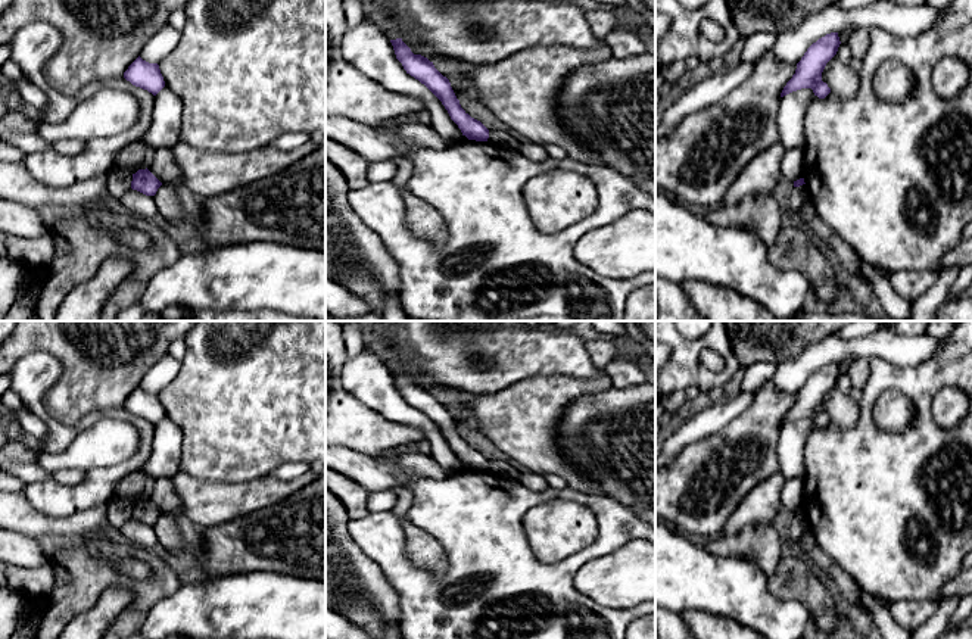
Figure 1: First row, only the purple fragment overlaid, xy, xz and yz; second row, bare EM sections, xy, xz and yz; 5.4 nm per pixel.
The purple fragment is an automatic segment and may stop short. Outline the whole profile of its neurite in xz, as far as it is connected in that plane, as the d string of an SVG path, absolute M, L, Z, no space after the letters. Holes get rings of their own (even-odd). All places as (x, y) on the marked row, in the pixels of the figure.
M402 38L390 40L390 43L406 74L424 84L442 102L462 135L468 140L487 141L489 130L461 107L449 80L434 68L433 62L421 54L414 54Z

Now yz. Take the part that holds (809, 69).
M838 32L826 34L813 43L797 63L795 74L783 87L781 97L801 88L811 88L814 96L825 99L831 88L822 81L822 72L837 54L839 44Z

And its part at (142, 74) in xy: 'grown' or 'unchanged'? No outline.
unchanged

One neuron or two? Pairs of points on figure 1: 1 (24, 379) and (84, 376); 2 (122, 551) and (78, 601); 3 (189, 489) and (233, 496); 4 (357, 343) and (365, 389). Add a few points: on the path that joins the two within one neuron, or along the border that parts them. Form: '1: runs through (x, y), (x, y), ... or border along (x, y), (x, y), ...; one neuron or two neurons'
1: border along (37, 352), (47, 351), (61, 364), (58, 383); two neurons
2: runs through (108, 557), (80, 586); one neuron
3: runs through (199, 496), (223, 496); one neuron
4: border along (364, 346), (348, 359); two neurons

